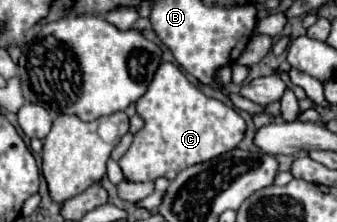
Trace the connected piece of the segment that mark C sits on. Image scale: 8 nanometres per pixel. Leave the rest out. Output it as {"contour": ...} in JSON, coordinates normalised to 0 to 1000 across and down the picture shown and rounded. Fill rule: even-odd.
{"contour":[[[481,275],[469,293],[457,356],[439,383],[439,410],[404,455],[404,509],[427,536],[433,563],[398,608],[398,644],[386,653],[374,698],[356,716],[356,752],[368,770],[368,797],[398,824],[457,815],[469,797],[510,806],[534,770],[546,770],[582,734],[605,734],[605,725],[623,725],[629,707],[677,689],[718,635],[724,581],[730,581],[724,536],[688,482],[671,482],[659,455],[623,446],[605,419],[593,437],[588,401],[552,356],[552,338],[534,320],[534,302],[516,284],[499,284],[499,275]]]}

